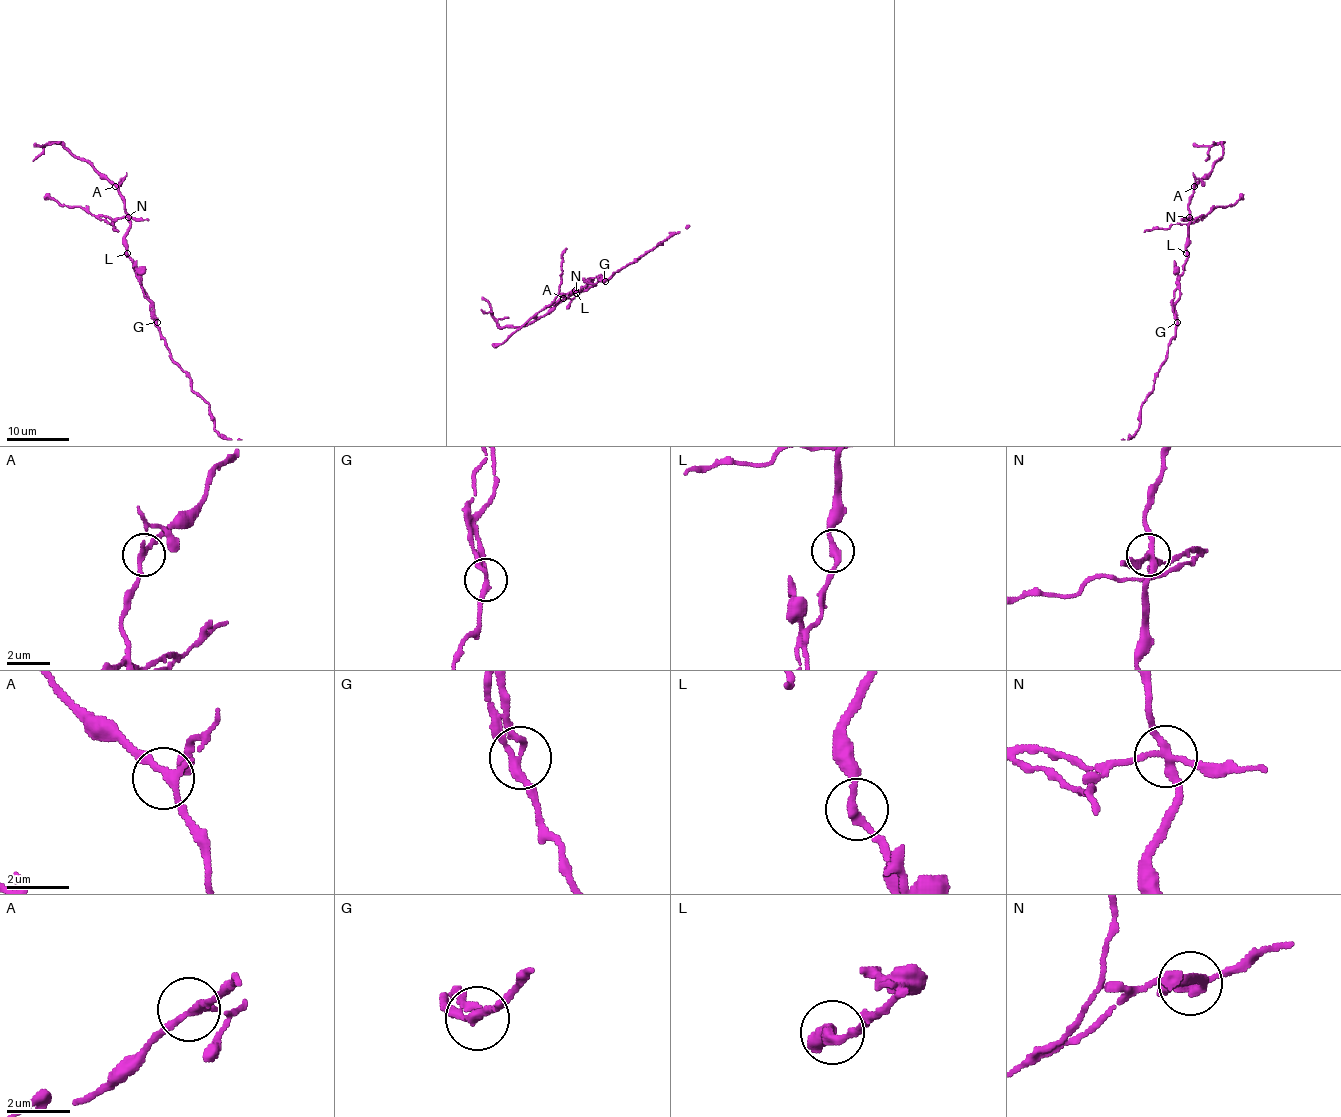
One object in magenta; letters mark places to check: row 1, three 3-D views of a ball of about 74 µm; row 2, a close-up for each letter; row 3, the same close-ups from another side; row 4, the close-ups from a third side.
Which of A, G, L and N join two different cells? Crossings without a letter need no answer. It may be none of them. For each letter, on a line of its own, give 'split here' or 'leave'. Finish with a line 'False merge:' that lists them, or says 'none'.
A: leave
G: split here
L: leave
N: split here
False merge: G, N

